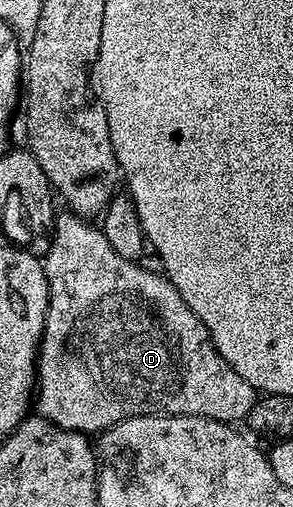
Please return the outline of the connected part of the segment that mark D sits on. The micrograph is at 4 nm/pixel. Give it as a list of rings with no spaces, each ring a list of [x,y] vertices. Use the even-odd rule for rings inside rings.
[[[62,210],[54,217],[52,225],[54,237],[50,240],[50,249],[44,255],[44,267],[46,281],[48,282],[48,310],[46,321],[42,331],[42,341],[38,344],[38,359],[36,361],[36,412],[45,420],[50,420],[56,426],[60,426],[69,432],[81,432],[83,434],[102,434],[107,428],[116,426],[133,416],[203,416],[209,420],[224,420],[227,422],[245,421],[246,415],[252,410],[252,406],[260,399],[259,393],[228,362],[224,362],[222,355],[211,342],[208,330],[204,322],[190,309],[188,302],[180,298],[176,286],[166,279],[161,271],[149,272],[141,268],[141,263],[120,258],[112,250],[108,238],[102,236],[101,227],[89,219],[76,216],[69,210]]]

